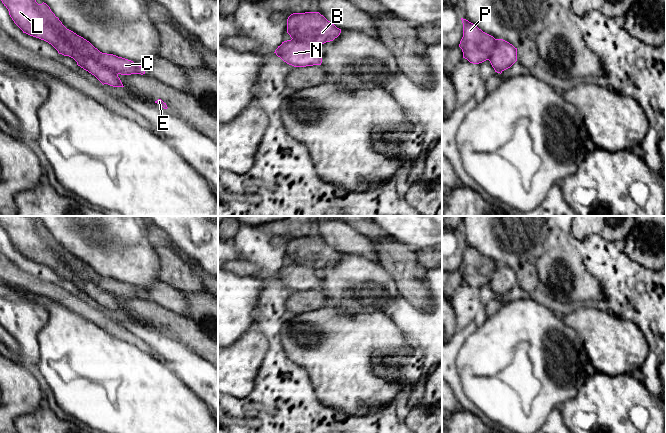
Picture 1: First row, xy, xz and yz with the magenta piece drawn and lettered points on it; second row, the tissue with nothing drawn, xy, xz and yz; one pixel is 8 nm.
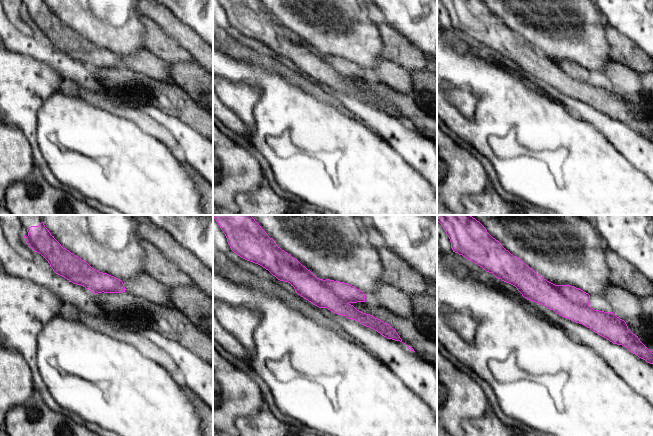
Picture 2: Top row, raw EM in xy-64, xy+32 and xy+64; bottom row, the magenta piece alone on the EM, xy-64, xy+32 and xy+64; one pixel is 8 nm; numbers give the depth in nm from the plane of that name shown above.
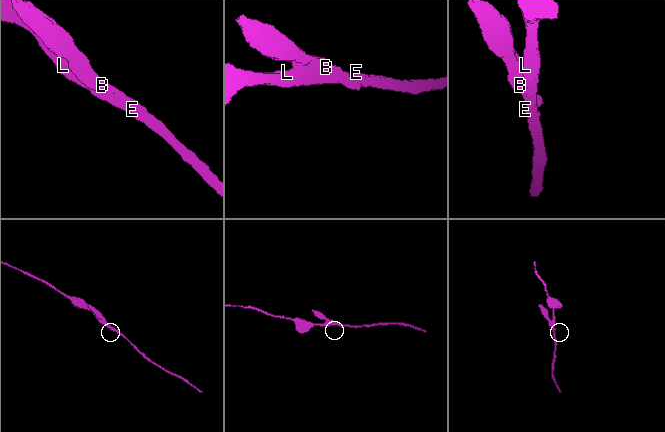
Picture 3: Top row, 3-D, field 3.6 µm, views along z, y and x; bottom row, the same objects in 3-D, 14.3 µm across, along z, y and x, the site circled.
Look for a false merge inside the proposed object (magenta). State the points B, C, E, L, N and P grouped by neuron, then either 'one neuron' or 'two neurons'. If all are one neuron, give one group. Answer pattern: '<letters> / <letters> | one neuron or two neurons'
B C P / E L N | two neurons

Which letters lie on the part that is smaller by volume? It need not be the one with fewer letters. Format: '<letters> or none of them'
B, C, P

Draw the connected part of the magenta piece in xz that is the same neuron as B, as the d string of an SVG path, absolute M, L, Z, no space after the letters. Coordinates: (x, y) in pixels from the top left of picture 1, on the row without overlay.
M319 236L293 237L287 243L287 257L292 263L322 269L337 262L341 253Z

